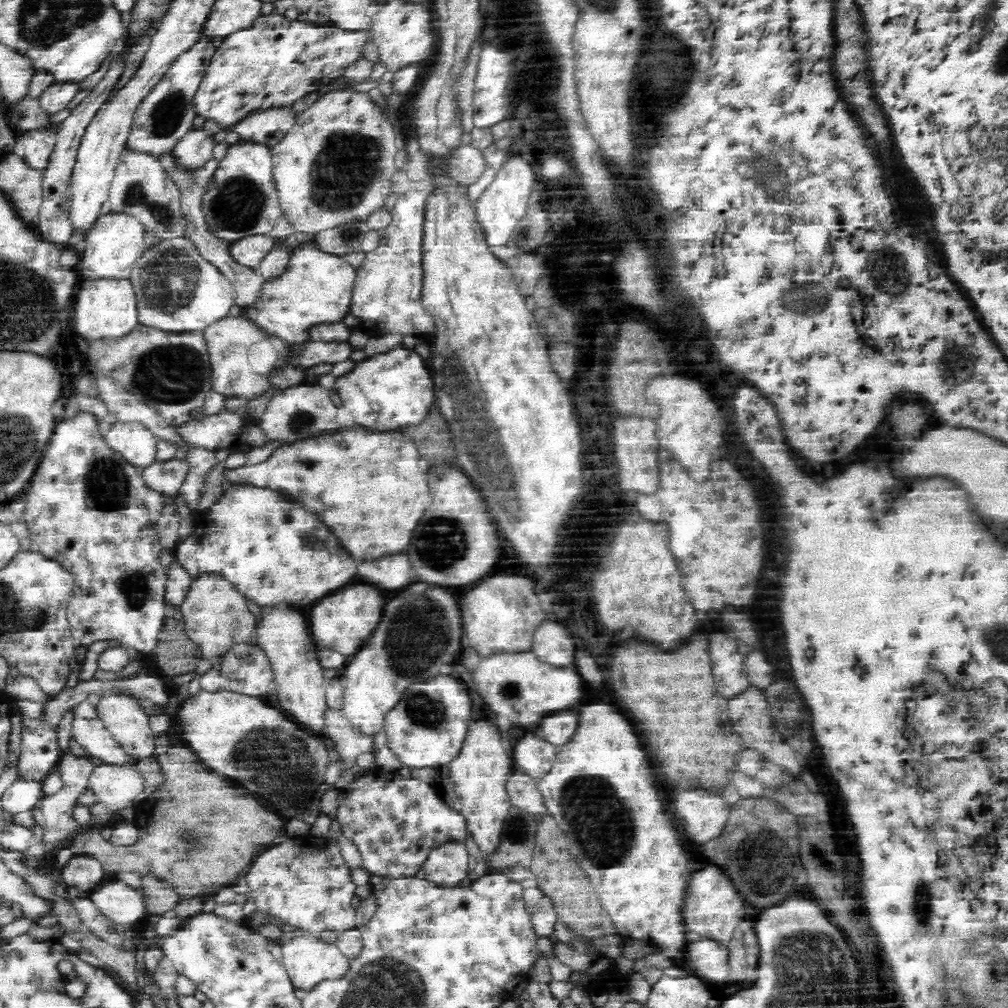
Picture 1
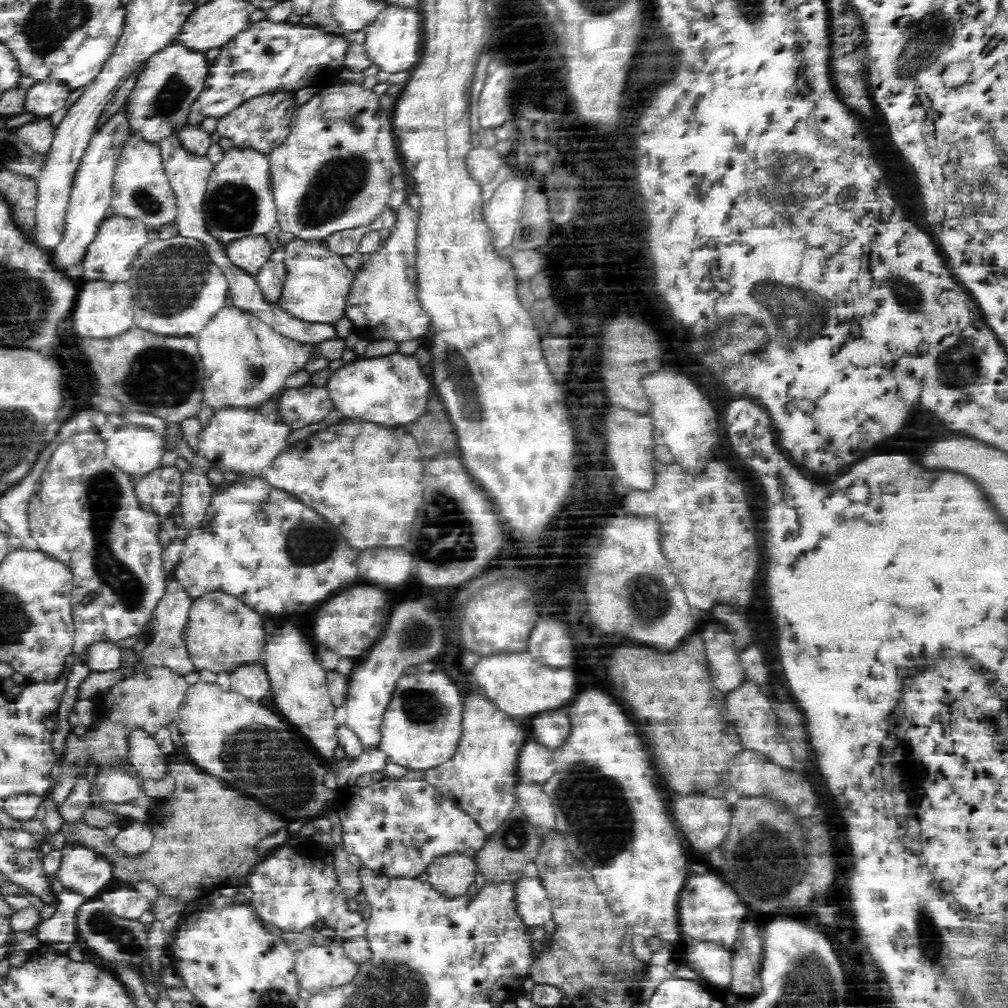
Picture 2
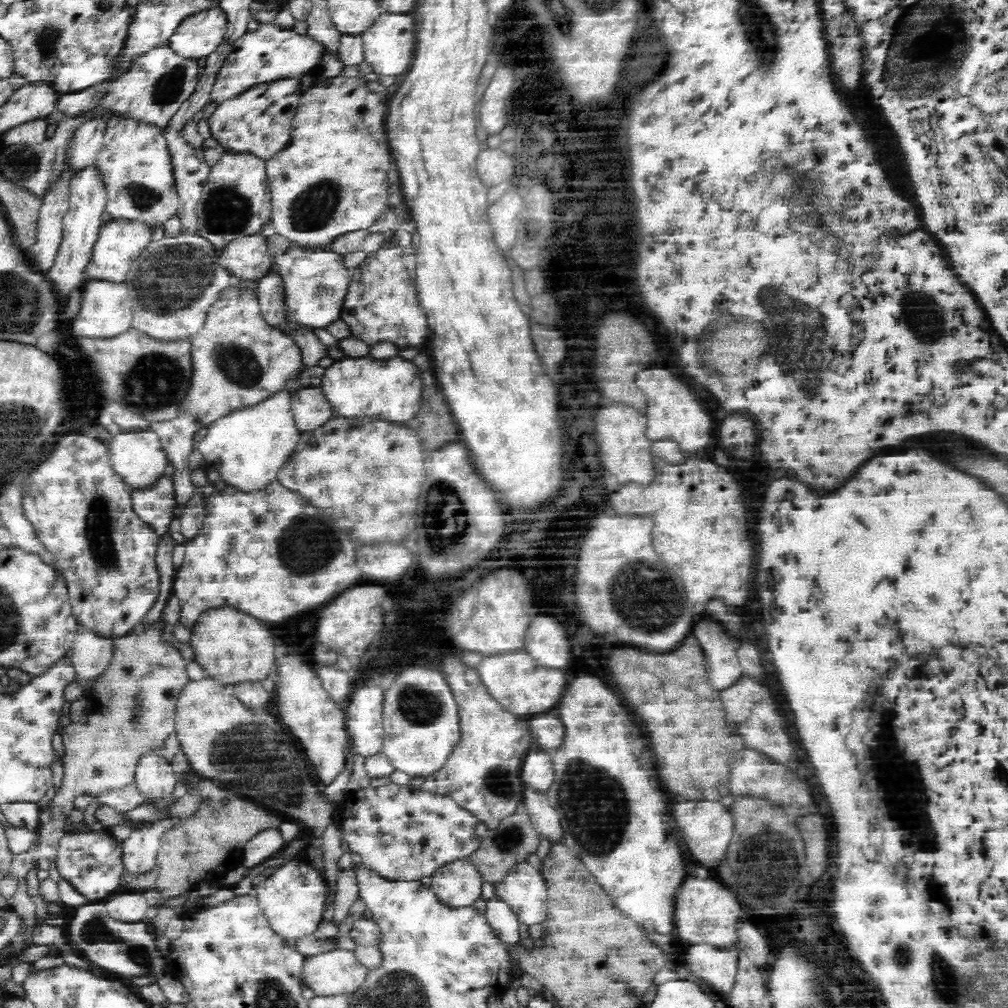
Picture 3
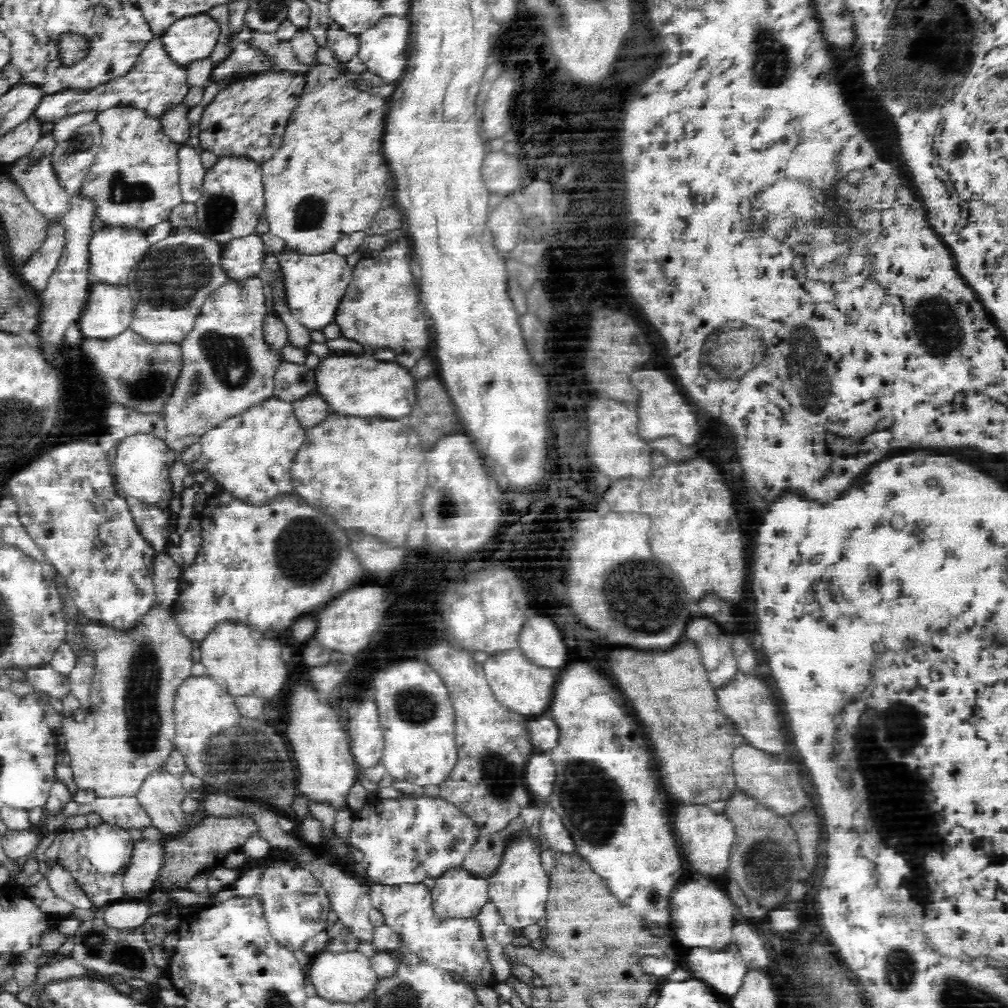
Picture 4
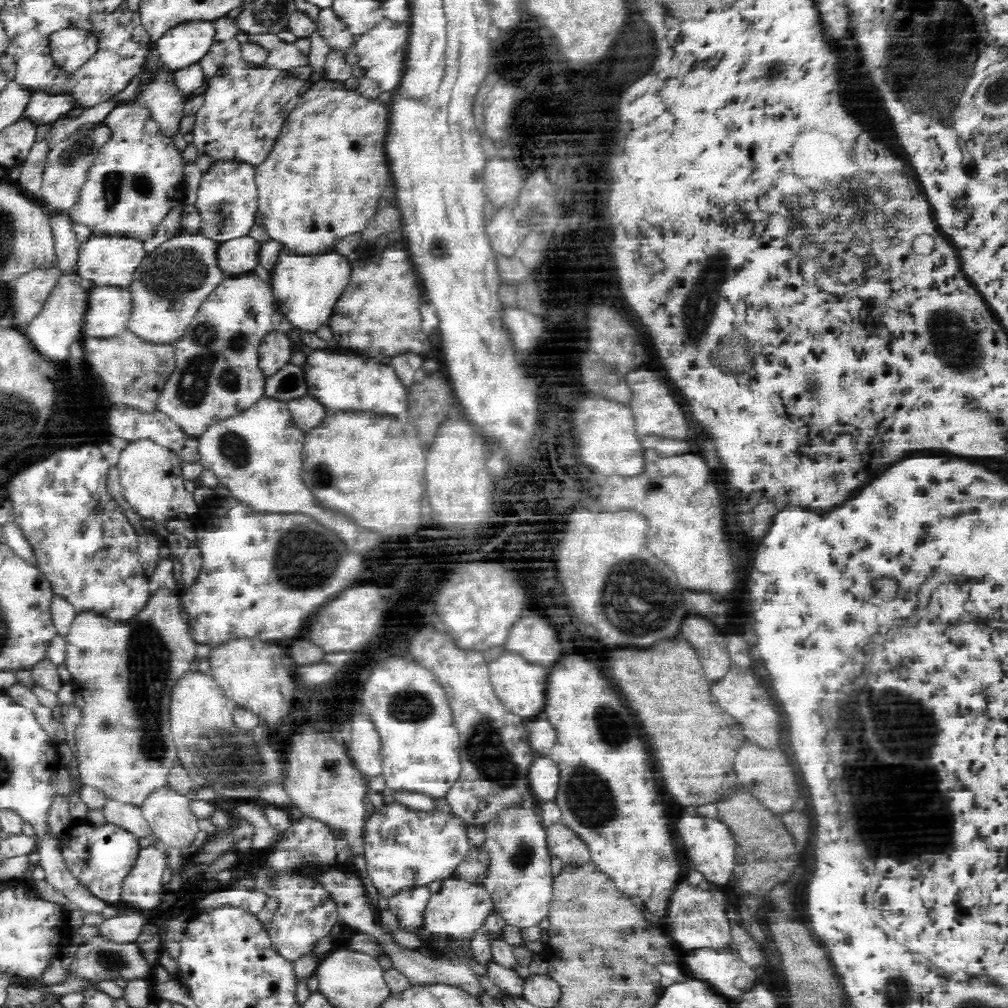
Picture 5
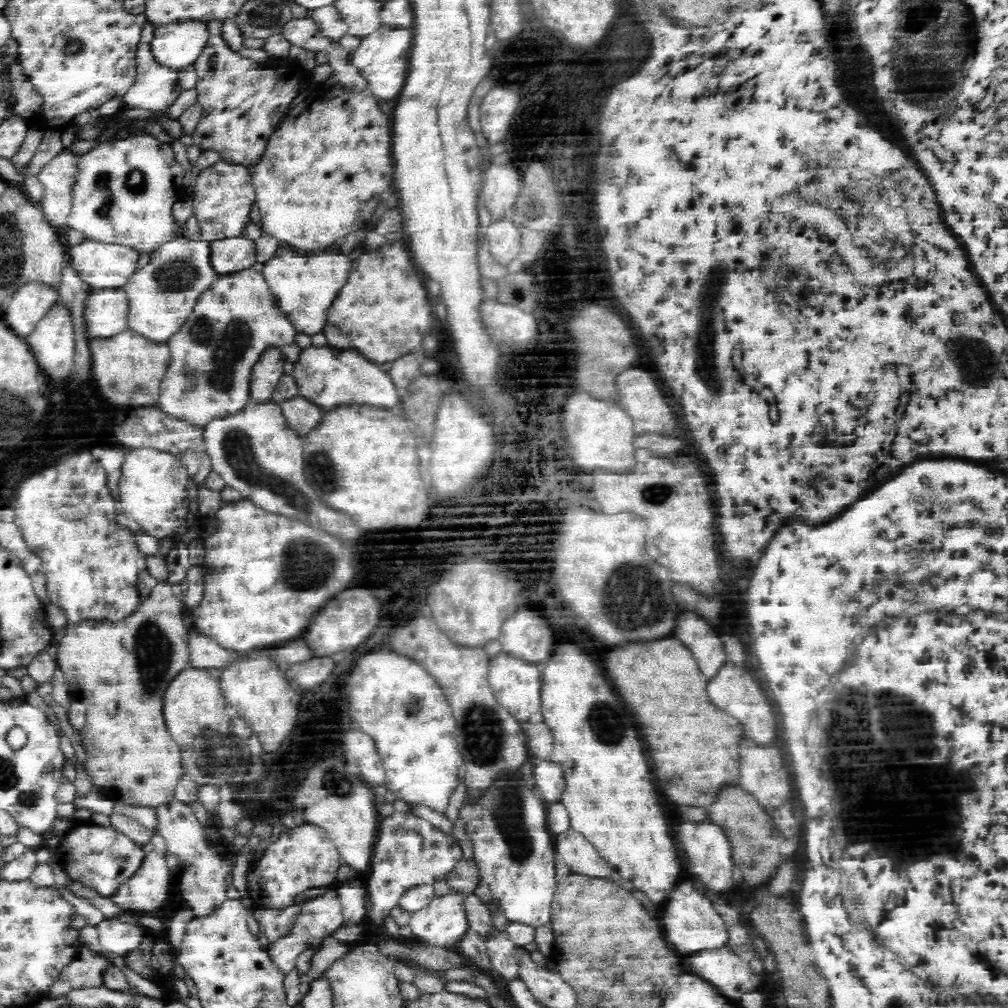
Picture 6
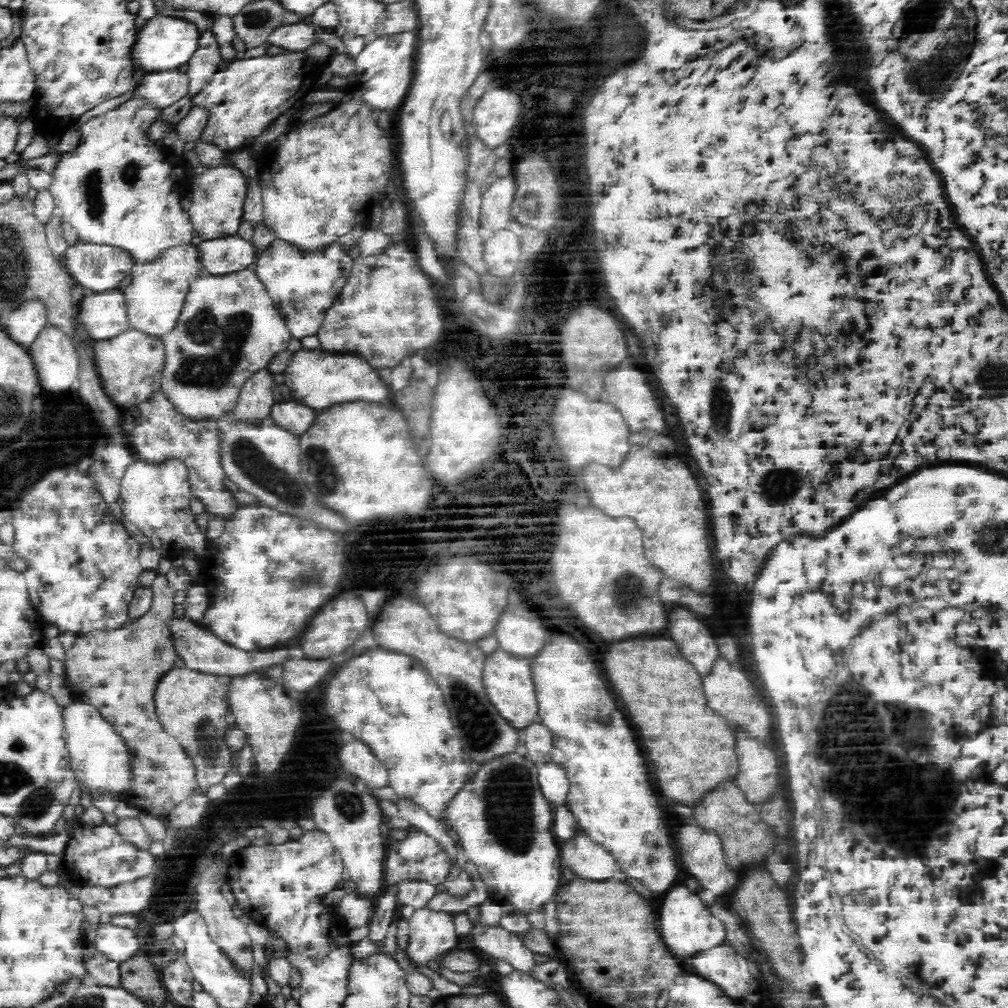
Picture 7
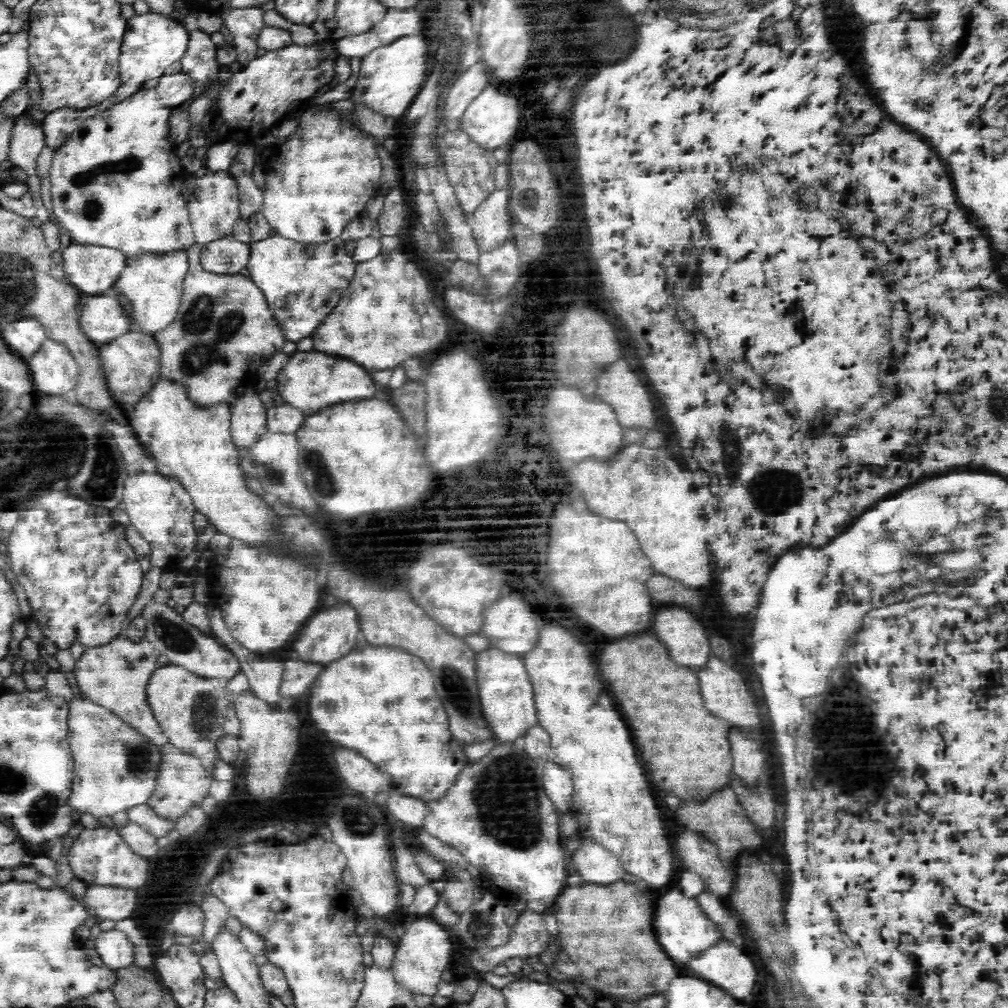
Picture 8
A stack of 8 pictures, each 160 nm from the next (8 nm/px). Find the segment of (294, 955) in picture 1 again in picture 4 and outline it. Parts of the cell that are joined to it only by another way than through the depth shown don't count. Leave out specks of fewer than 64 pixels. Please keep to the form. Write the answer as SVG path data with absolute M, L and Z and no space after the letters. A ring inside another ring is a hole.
M318 952L307 967L307 980L314 984L320 999L334 1003L352 1004L364 1000L374 990L378 980L377 974L371 969L368 957L361 952Z

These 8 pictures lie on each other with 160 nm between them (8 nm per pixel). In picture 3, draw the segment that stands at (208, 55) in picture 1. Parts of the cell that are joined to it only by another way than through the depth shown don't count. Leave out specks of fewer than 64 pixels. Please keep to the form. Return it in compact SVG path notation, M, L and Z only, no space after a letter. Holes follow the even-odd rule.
M166 44L143 55L134 62L126 74L116 81L94 85L80 92L62 94L61 99L58 100L57 110L64 113L65 118L74 118L90 109L96 111L110 108L122 119L152 124L165 129L172 116L195 91L200 72L201 67L196 59L179 56Z

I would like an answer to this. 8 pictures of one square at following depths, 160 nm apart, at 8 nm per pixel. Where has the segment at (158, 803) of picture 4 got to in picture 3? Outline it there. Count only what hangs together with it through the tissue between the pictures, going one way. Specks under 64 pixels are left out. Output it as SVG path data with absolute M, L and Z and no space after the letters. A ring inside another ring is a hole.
M148 751L137 760L135 781L144 798L165 798L170 796L178 780L164 756Z

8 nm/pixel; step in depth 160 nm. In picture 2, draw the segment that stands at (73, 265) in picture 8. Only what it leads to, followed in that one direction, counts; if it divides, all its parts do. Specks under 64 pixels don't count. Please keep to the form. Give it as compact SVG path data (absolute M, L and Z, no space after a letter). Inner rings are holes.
M112 215L105 218L98 227L96 236L87 246L83 256L82 266L84 267L84 278L86 280L106 280L106 282L128 282L131 276L131 264L148 244L147 226L138 218Z

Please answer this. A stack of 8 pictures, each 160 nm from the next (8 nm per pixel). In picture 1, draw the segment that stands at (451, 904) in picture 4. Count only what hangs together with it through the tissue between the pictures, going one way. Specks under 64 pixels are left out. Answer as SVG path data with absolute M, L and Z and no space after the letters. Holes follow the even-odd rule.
M446 841L433 848L426 857L422 870L426 879L437 885L458 885L468 871L468 853L462 841Z

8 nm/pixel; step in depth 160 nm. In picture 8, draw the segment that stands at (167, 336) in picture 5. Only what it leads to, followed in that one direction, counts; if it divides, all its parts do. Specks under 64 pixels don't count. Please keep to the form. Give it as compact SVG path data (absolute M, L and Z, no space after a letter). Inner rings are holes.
M177 250L156 255L145 253L136 257L129 257L127 264L112 289L116 296L124 295L132 308L132 322L143 333L154 335L167 328L176 318L179 302L183 292L183 280L188 272L187 251Z

